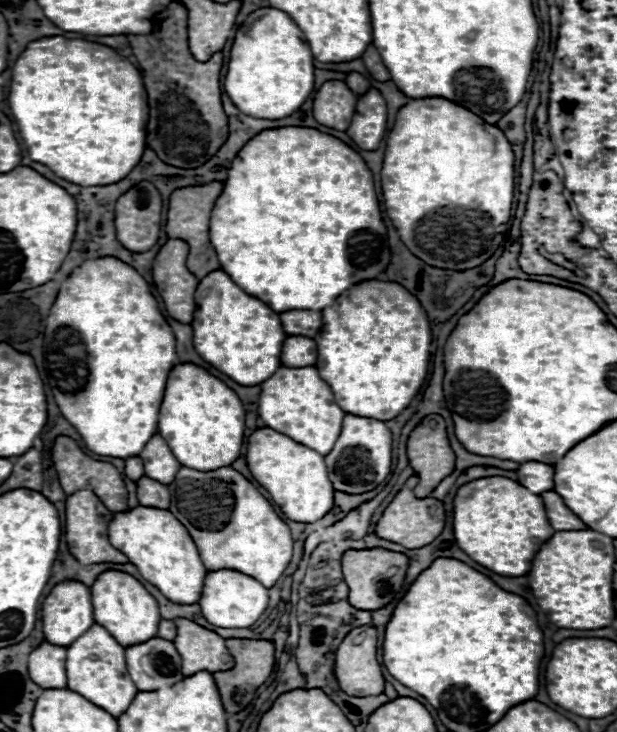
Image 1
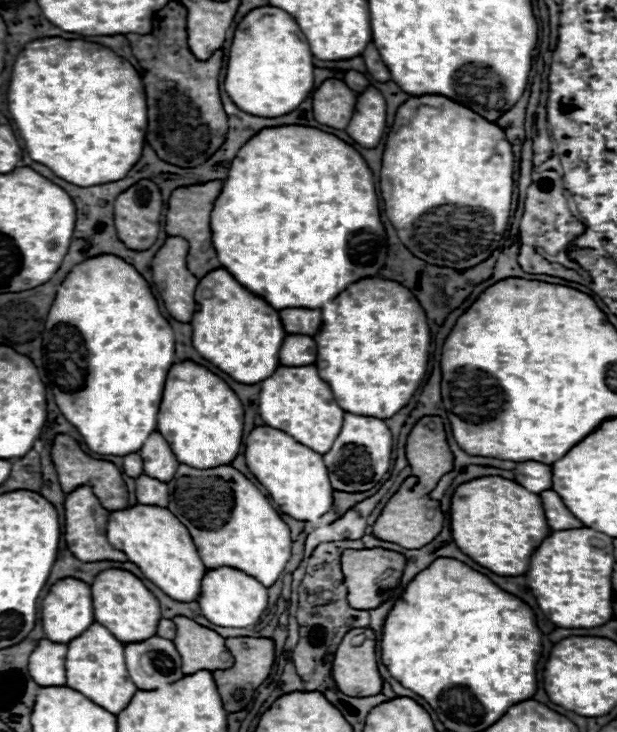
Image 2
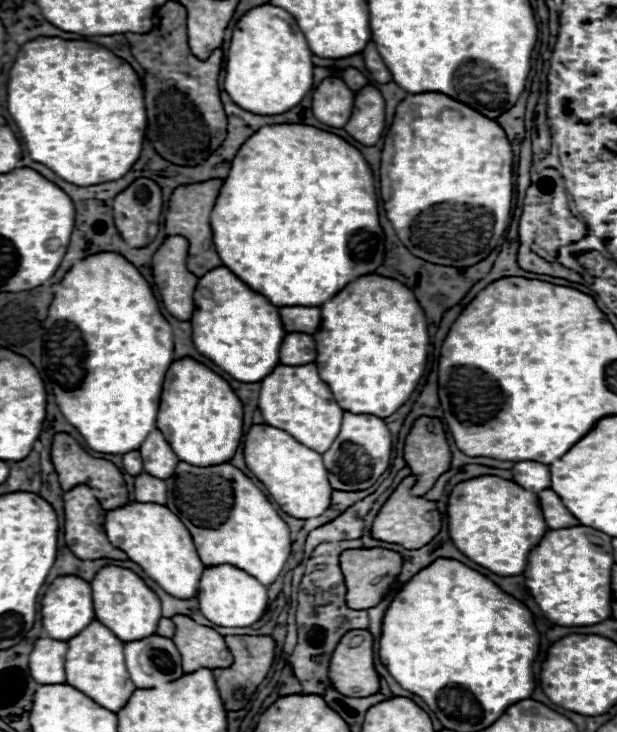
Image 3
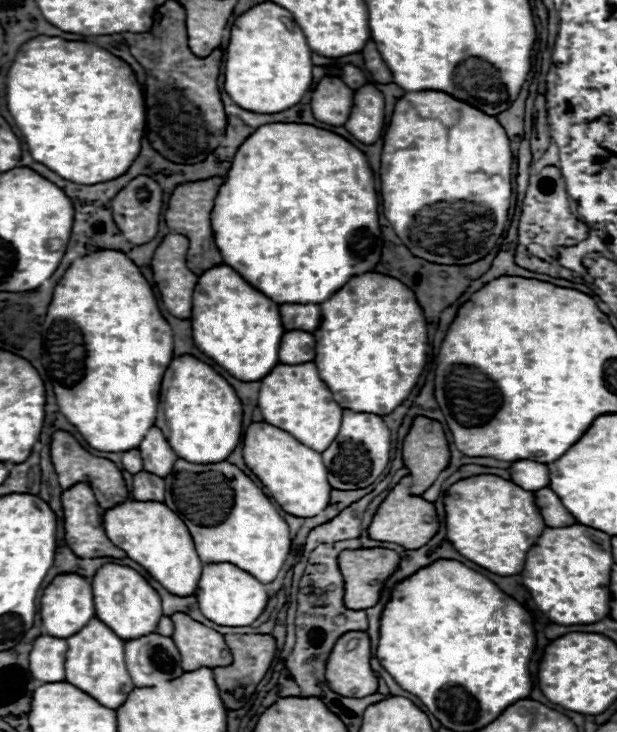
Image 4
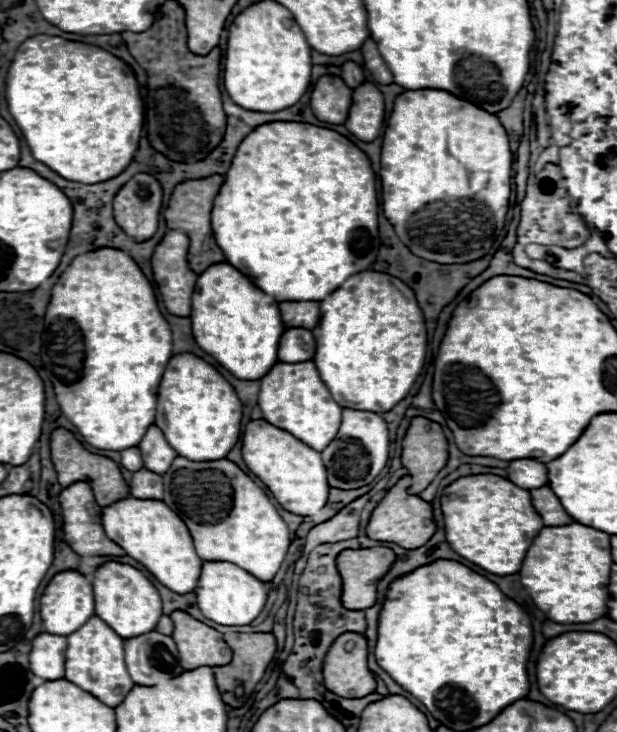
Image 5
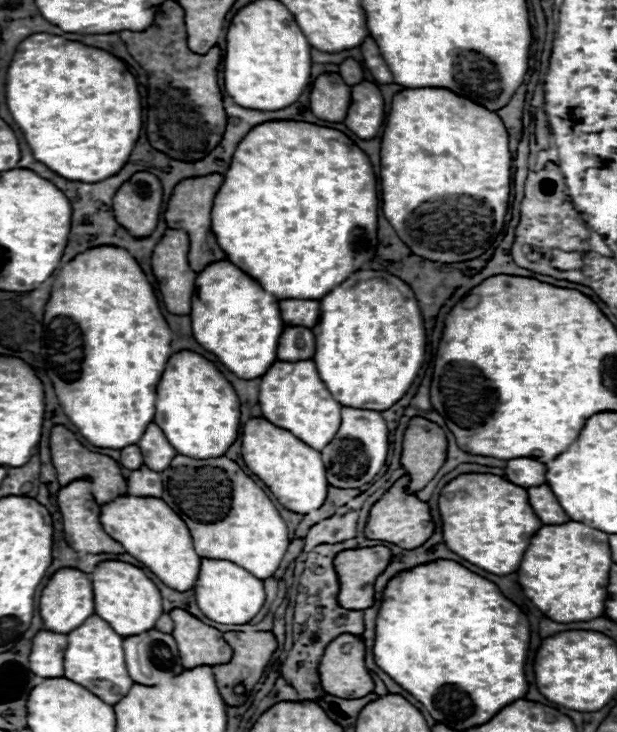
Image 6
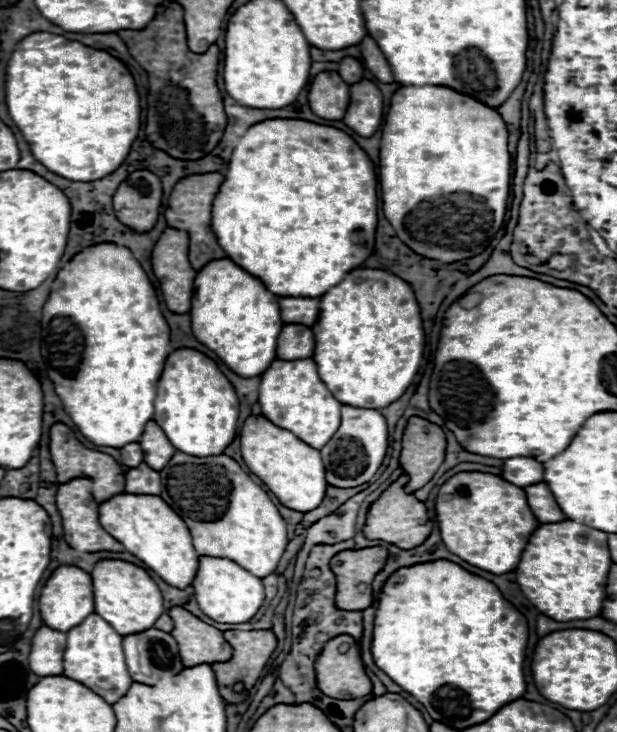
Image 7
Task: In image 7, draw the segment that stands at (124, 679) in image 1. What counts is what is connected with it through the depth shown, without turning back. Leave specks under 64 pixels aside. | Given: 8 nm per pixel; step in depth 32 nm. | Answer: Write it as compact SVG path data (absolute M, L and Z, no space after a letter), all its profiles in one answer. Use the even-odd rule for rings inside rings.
M90 614L82 622L82 626L72 628L68 632L68 642L66 642L66 652L64 652L64 676L84 684L94 694L102 696L108 704L118 702L128 692L132 680L124 664L122 636L98 614Z

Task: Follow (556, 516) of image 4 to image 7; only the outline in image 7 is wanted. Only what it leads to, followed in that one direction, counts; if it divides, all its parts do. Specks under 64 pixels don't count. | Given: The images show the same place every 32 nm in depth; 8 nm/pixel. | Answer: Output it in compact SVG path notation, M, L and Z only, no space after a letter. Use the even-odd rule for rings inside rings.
M542 482L536 486L528 486L526 488L526 496L528 496L528 504L534 512L534 516L540 522L562 522L568 520L562 510L558 508L558 502L554 500L554 496L550 496L550 488Z

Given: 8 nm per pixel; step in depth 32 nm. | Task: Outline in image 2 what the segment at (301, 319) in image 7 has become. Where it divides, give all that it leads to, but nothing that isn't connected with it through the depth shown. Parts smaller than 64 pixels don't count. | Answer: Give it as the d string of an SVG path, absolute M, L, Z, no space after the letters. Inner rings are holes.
M286 308L280 312L280 320L284 324L286 334L306 334L314 336L322 324L320 310L308 310L308 308Z

